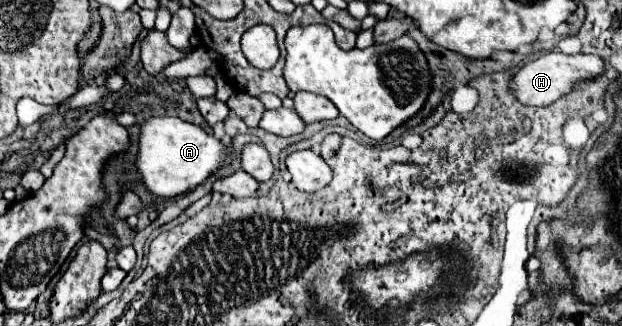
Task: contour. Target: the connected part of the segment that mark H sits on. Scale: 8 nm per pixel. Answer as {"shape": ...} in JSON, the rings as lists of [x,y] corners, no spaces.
{"shape":[[[546,52],[540,54],[536,60],[526,62],[508,82],[510,92],[514,94],[514,98],[520,104],[526,106],[548,106],[554,100],[558,100],[560,96],[568,94],[576,82],[586,80],[586,78],[594,78],[598,74],[604,72],[604,62],[598,56],[592,54],[562,54],[562,52]]]}

